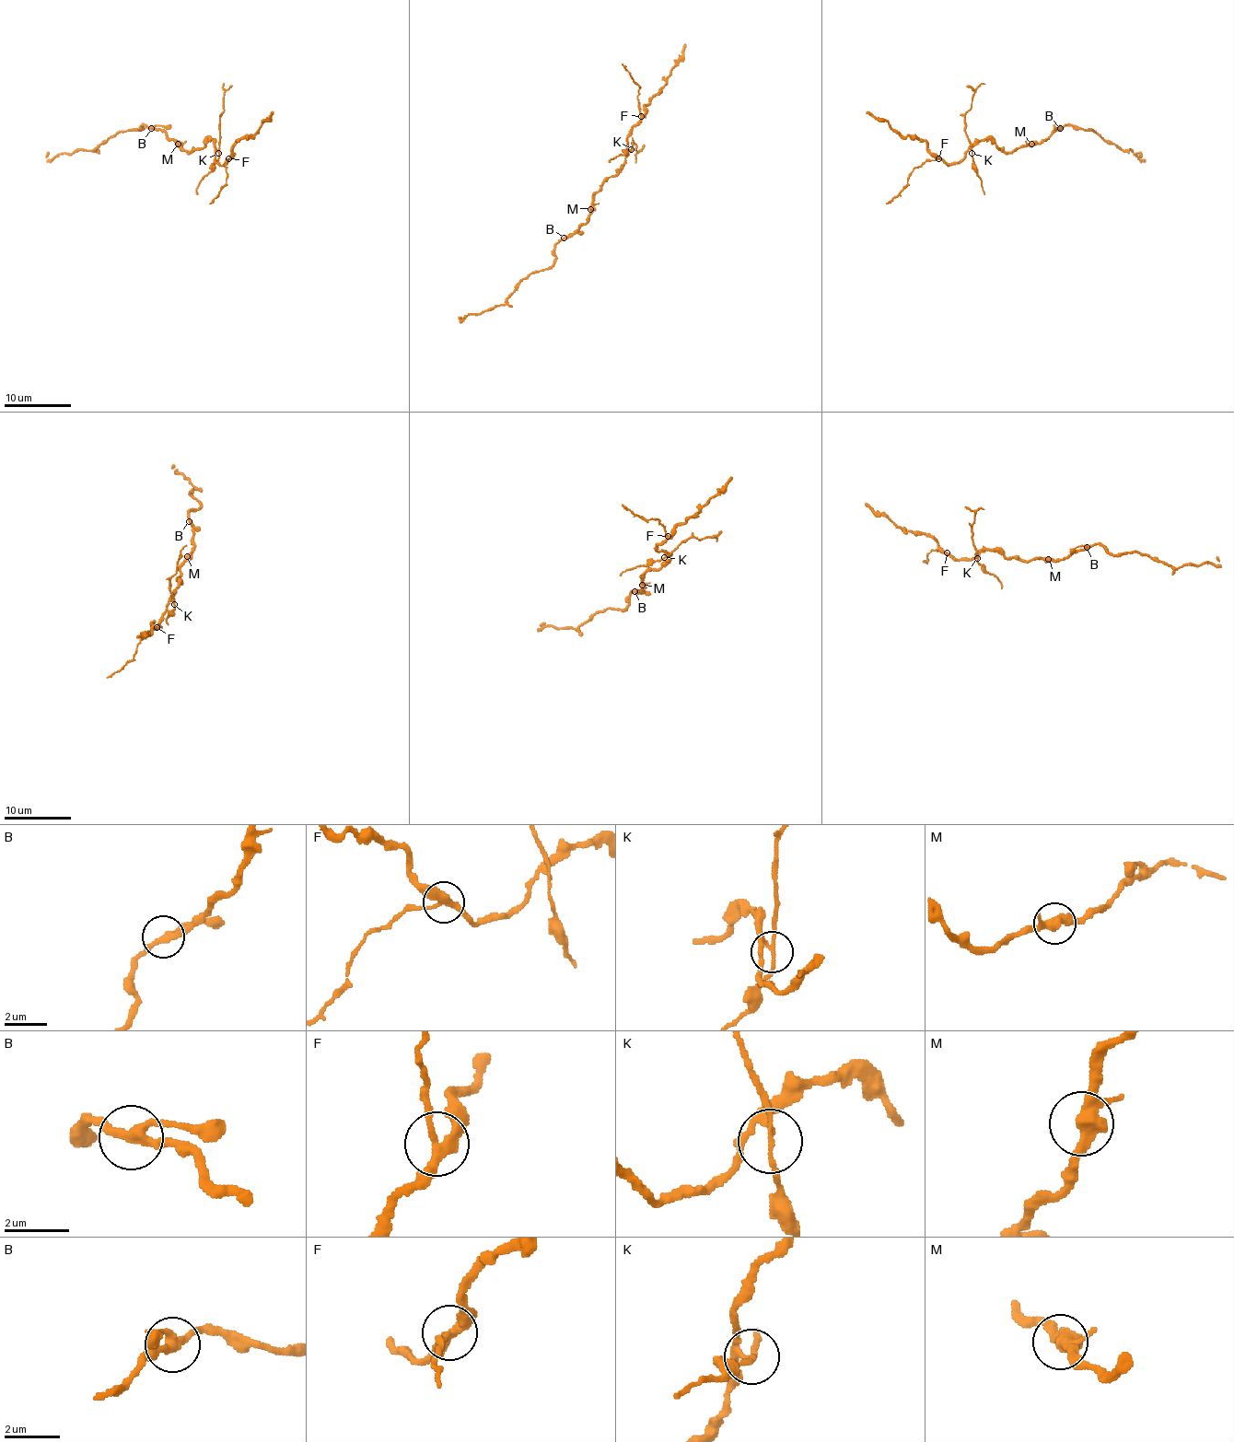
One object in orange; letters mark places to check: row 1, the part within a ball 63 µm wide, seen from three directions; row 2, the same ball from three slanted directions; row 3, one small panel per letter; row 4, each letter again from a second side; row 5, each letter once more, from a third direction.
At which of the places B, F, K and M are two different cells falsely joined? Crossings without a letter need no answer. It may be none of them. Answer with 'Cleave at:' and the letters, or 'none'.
Cleave at: F, K

